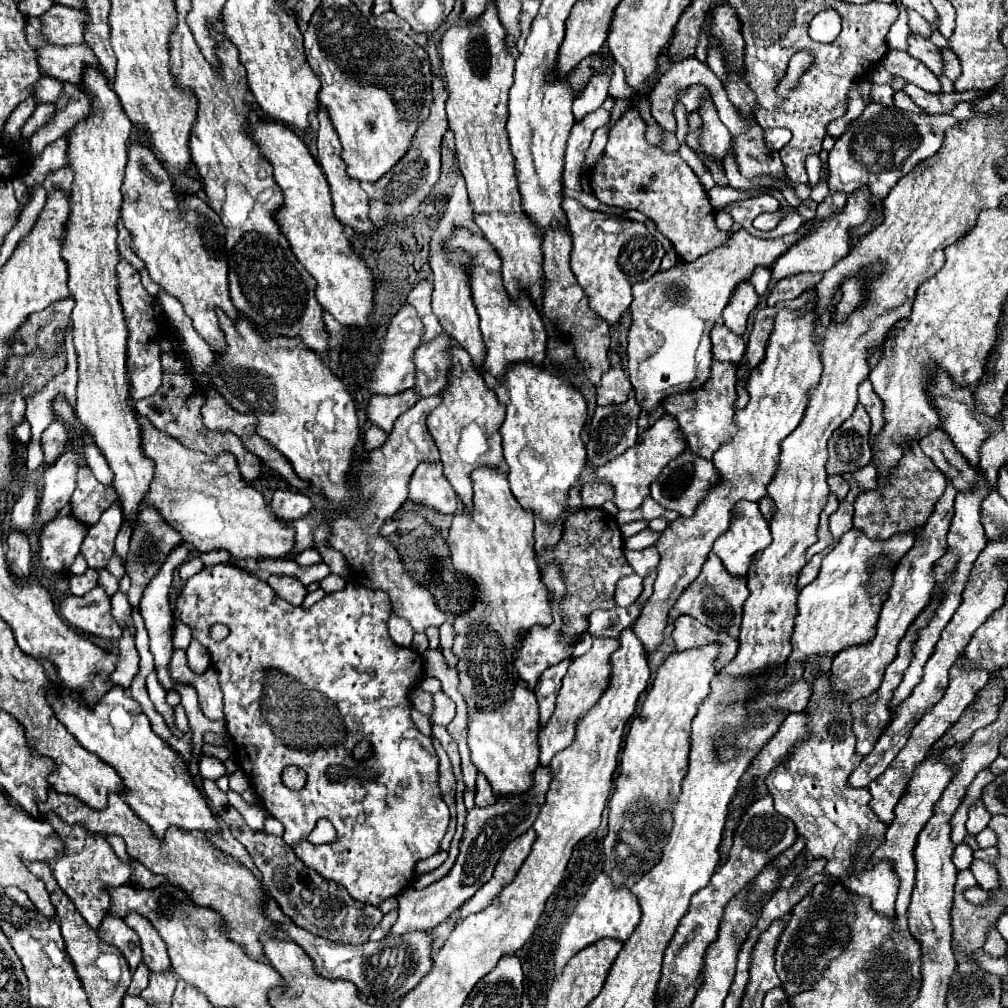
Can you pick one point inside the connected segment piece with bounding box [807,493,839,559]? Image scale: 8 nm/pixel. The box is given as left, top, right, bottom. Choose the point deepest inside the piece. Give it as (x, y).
(826, 539)

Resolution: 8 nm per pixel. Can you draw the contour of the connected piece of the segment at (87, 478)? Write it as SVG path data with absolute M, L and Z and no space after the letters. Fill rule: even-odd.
M79 467L77 471L77 487L71 497L73 517L83 525L93 525L103 511L107 511L117 501L117 493L113 487L107 487L95 479L89 467Z

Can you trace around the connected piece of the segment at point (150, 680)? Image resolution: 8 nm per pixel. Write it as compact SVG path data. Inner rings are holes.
M155 671L147 677L147 691L149 691L149 697L151 697L155 709L165 717L165 721L171 725L173 733L175 733L175 735L183 735L179 729L173 727L173 707L169 707L169 705L165 703L165 695L167 695L167 691L157 683L157 673L155 673Z

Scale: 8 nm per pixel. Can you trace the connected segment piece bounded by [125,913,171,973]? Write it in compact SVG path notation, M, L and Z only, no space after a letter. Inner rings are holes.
M135 913L127 915L125 923L139 935L141 947L143 947L143 963L149 967L149 971L151 973L169 971L171 963L169 963L165 943L163 943L163 939L159 939L159 933L151 927L151 923L147 923L147 919L143 919Z

